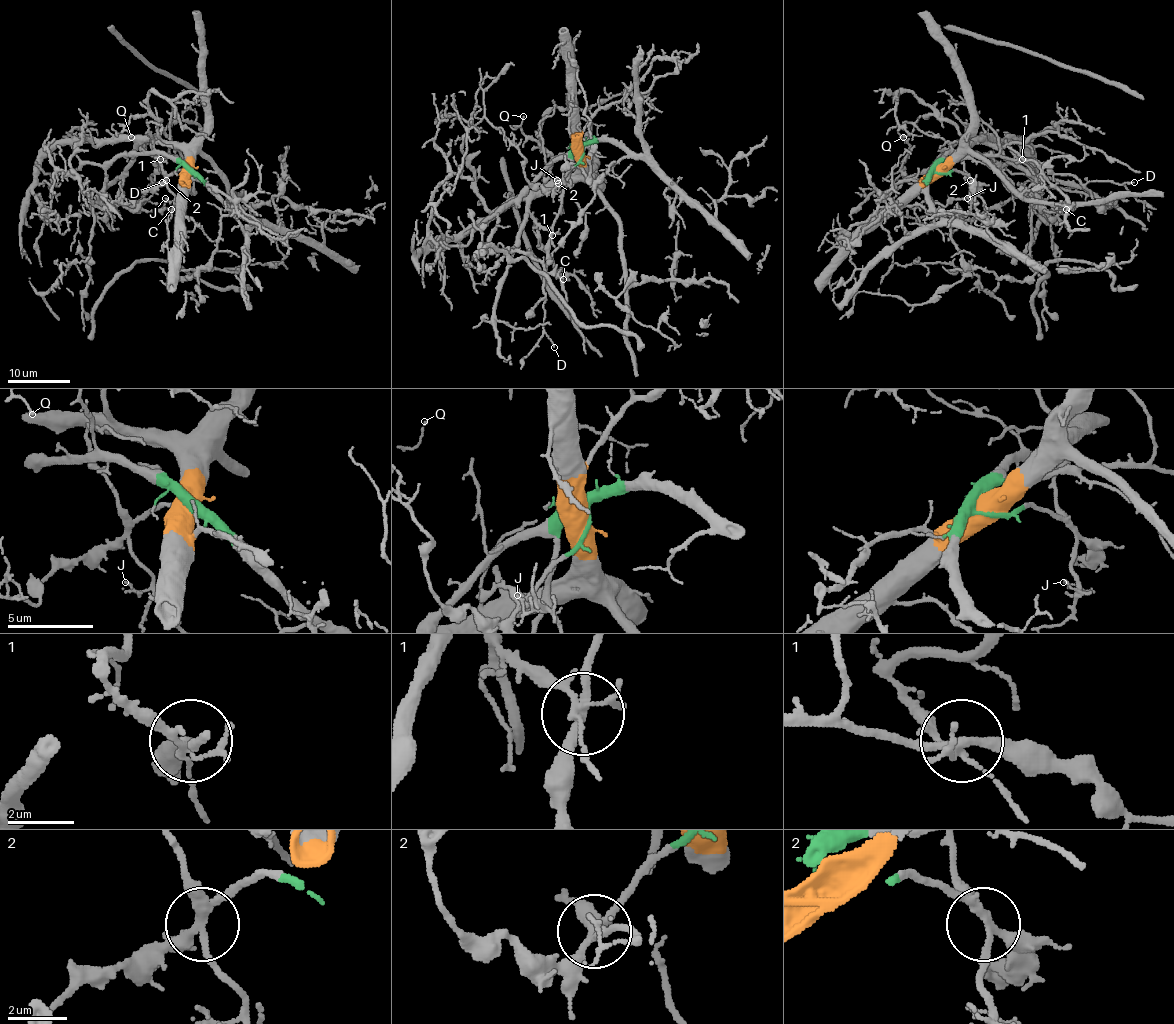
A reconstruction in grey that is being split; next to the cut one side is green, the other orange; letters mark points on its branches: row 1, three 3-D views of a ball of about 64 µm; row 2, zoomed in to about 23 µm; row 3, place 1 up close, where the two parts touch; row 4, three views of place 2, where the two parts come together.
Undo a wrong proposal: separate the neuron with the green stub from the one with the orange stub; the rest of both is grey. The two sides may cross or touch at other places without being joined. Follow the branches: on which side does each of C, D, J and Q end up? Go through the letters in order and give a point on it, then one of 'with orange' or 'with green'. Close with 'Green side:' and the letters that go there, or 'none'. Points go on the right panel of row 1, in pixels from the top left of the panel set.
C: place (1066, 209); with orange
D: place (1134, 182); with green
J: place (967, 198); with orange
Q: place (903, 137); with orange
Green side: D

